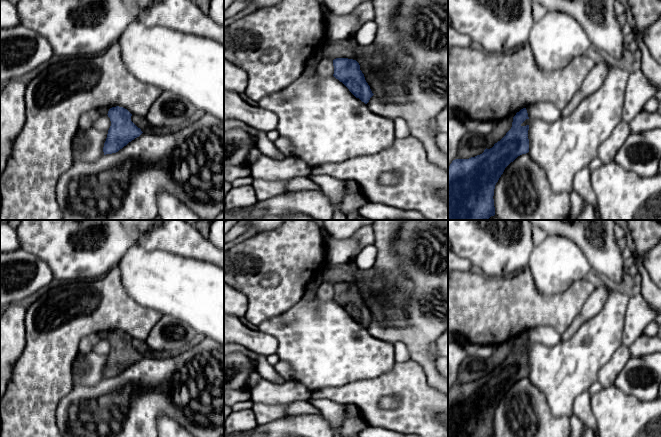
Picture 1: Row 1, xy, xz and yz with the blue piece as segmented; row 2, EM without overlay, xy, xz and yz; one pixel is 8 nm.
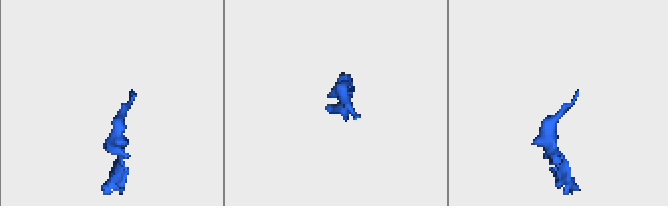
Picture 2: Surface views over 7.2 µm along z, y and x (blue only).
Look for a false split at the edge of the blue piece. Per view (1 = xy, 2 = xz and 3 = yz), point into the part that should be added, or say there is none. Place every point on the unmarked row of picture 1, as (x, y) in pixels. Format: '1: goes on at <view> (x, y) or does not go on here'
1: does not go on here
2: does not go on here
3: does not go on here

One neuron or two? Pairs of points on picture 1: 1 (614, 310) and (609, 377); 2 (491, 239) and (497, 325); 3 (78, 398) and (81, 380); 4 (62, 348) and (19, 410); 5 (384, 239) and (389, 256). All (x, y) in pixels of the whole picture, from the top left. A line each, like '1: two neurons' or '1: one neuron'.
1: two neurons
2: two neurons
3: two neurons
4: one neuron
5: one neuron

